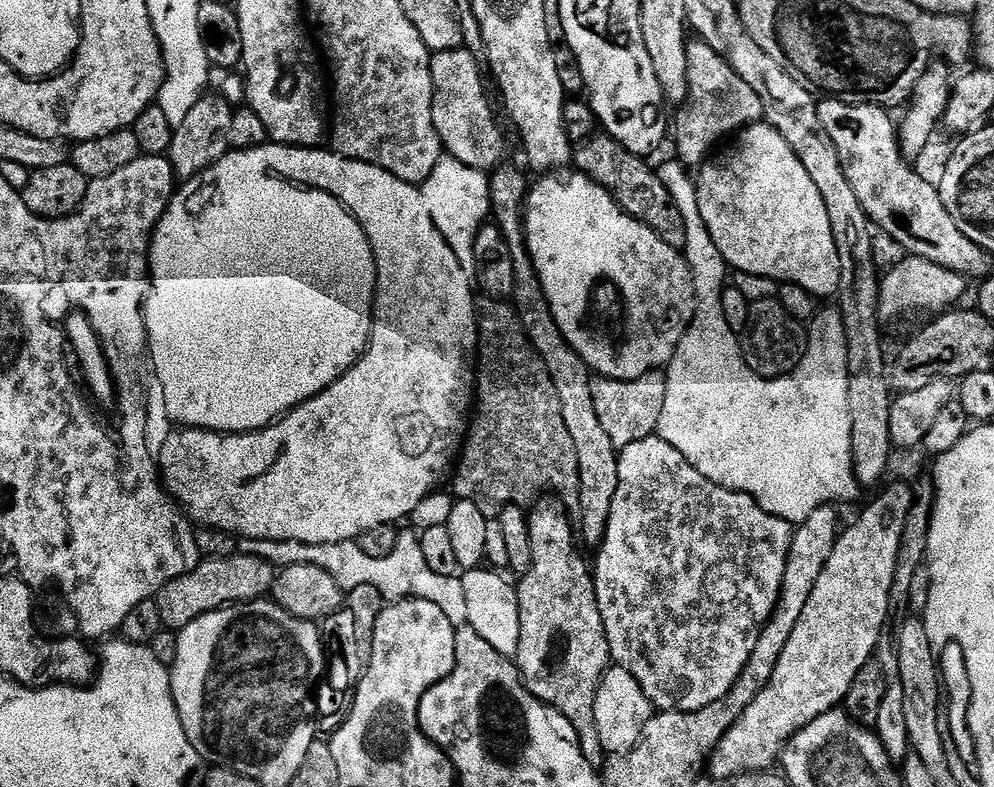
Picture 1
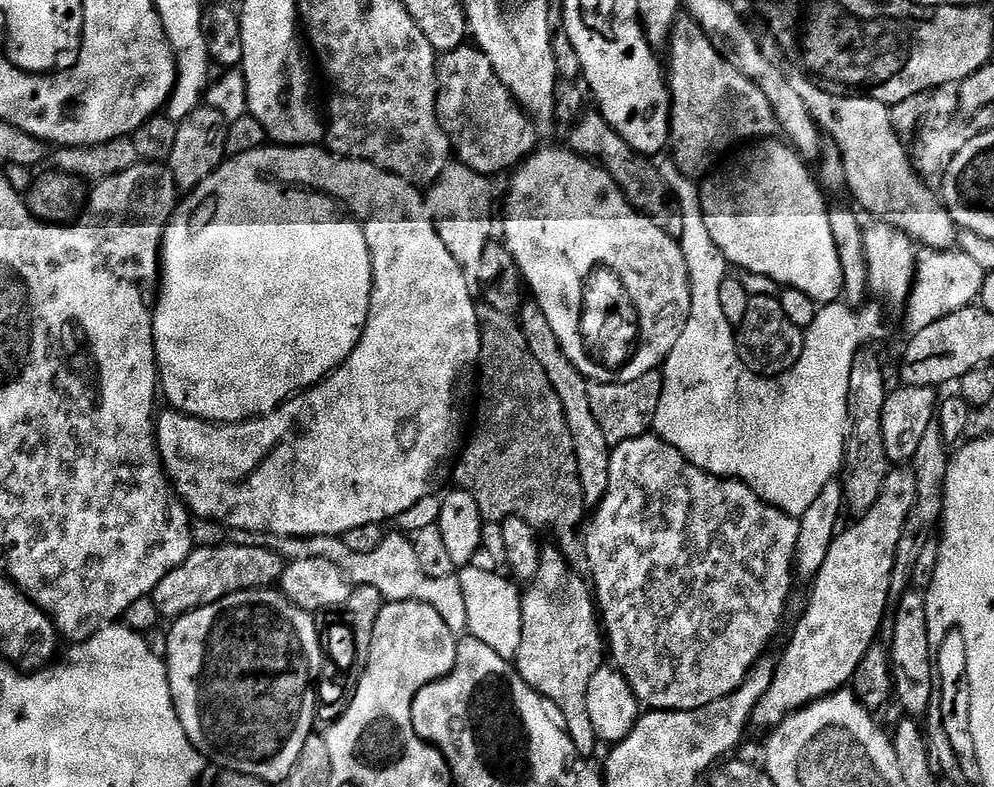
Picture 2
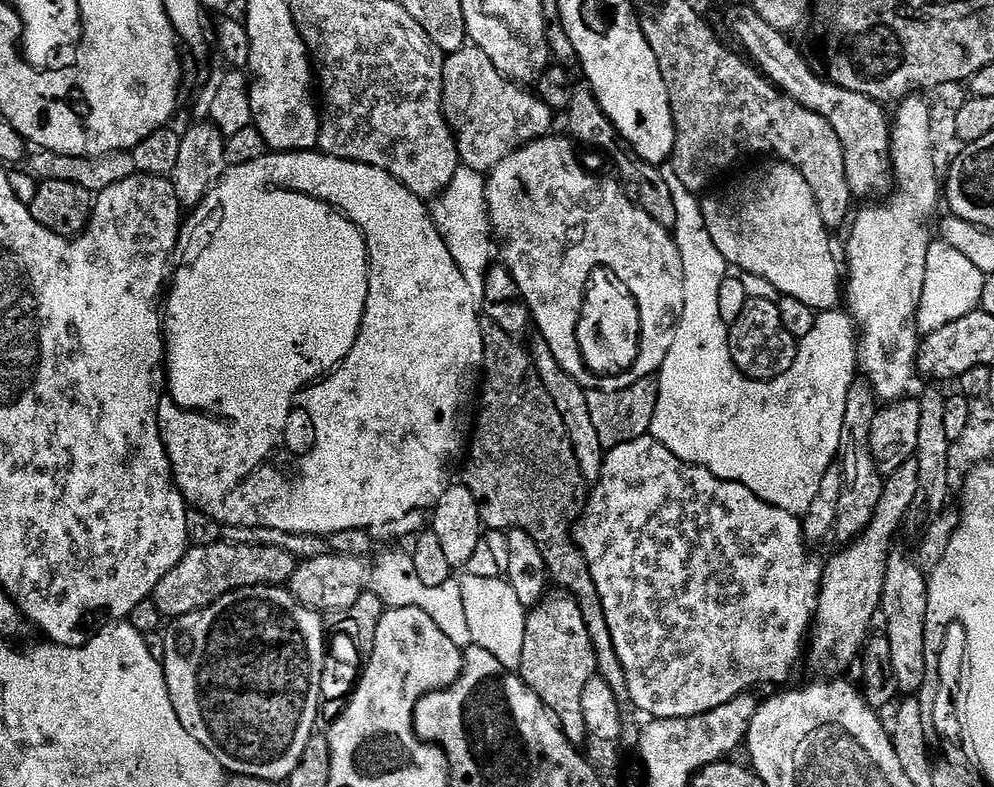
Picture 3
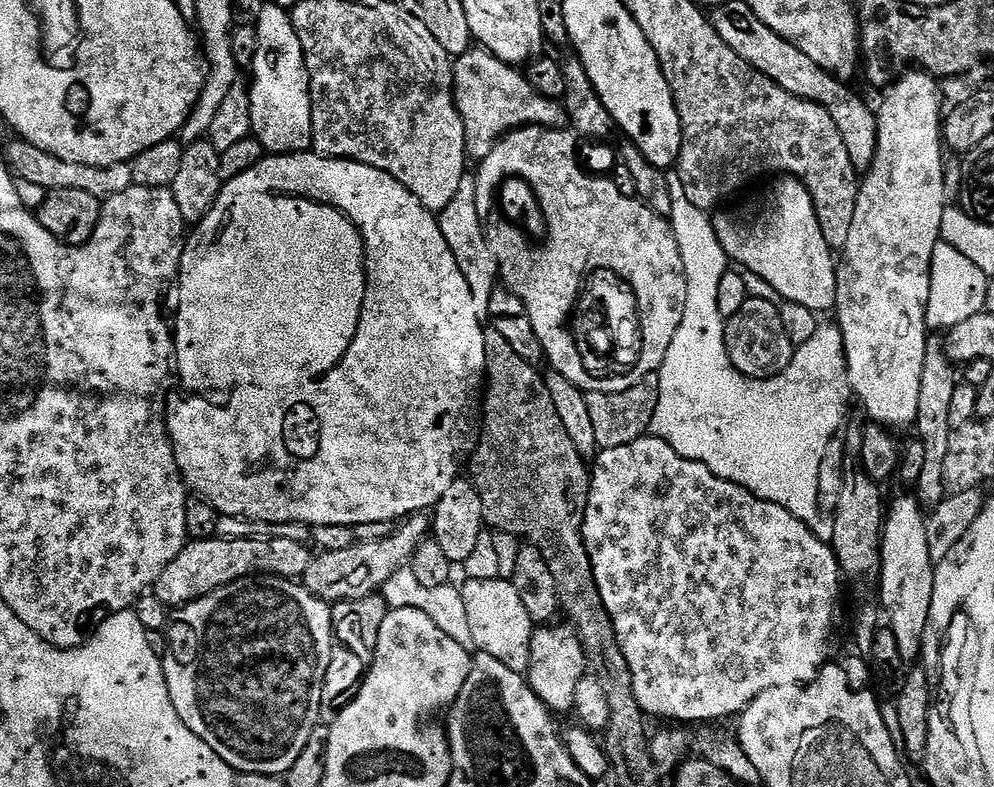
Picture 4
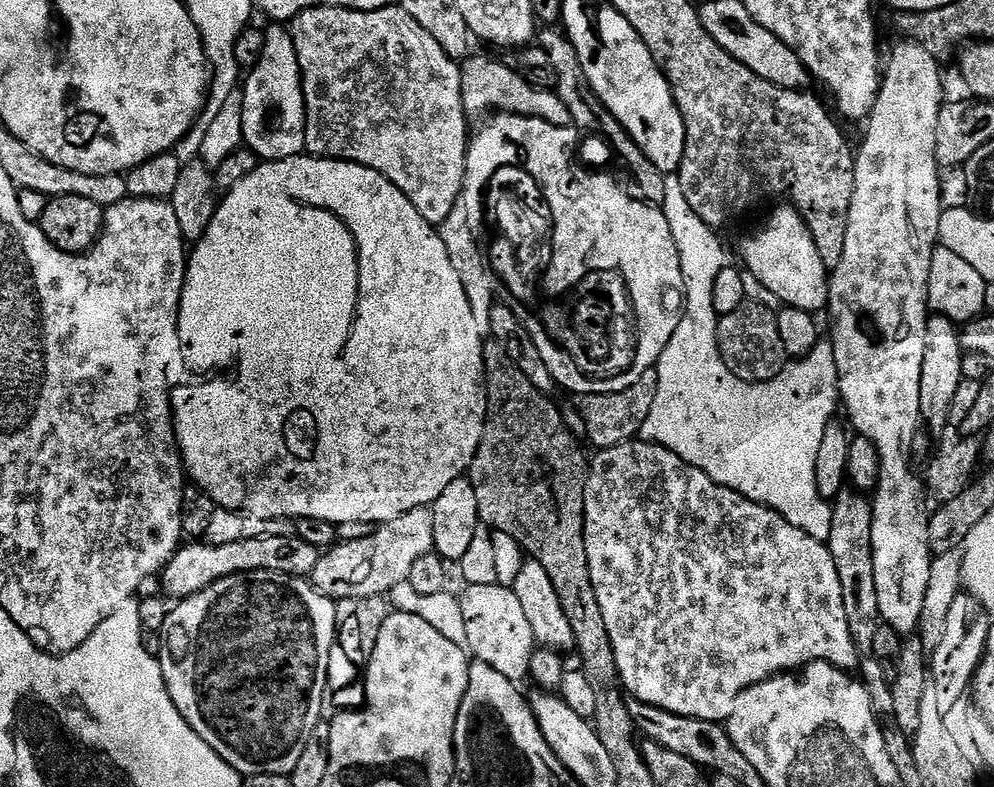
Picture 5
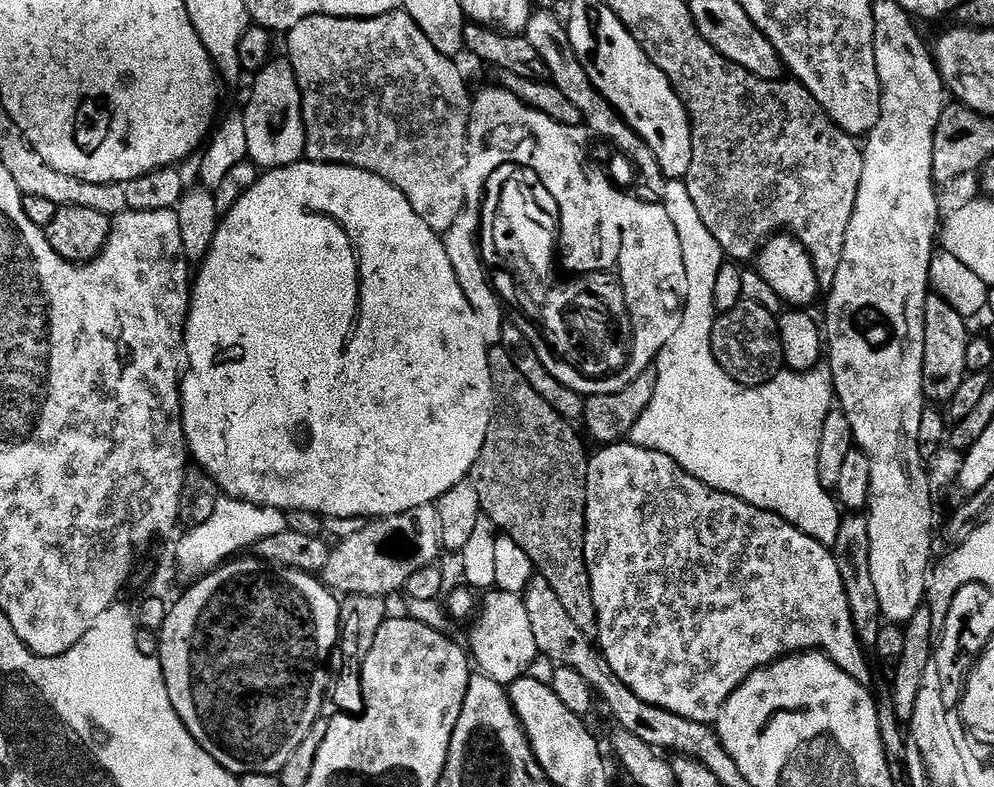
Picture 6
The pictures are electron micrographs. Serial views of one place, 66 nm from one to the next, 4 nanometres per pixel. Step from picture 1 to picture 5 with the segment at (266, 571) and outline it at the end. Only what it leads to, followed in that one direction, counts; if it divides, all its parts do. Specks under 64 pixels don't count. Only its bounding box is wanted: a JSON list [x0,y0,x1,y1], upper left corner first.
[162,535,321,598]

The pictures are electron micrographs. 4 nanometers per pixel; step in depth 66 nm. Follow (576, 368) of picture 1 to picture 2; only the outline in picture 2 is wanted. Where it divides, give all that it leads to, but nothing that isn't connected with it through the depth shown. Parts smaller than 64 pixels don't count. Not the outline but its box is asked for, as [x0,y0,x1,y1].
[518,302,613,506]

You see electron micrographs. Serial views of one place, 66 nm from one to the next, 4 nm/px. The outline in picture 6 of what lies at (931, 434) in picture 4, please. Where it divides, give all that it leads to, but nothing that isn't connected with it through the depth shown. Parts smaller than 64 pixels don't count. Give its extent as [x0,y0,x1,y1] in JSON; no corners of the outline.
[922,295,970,406]

